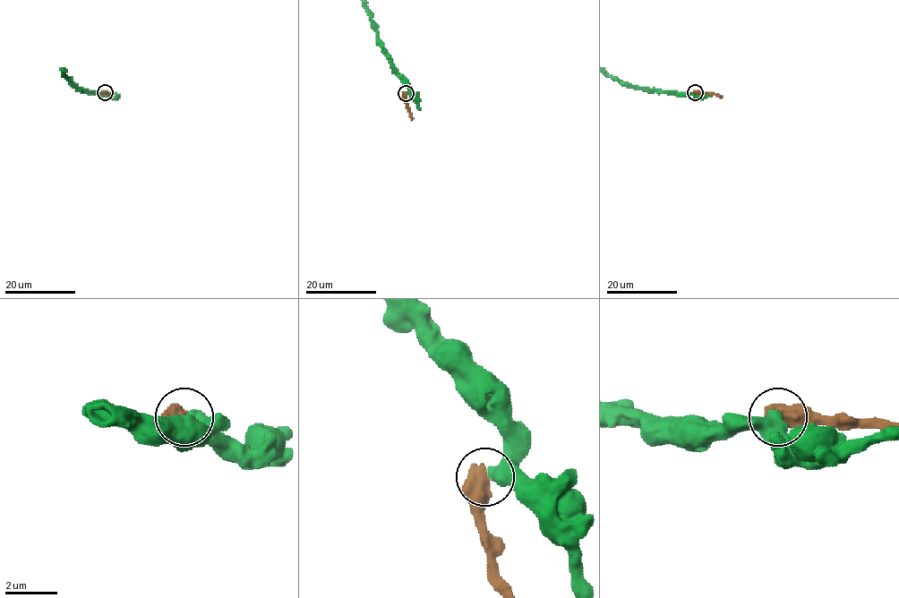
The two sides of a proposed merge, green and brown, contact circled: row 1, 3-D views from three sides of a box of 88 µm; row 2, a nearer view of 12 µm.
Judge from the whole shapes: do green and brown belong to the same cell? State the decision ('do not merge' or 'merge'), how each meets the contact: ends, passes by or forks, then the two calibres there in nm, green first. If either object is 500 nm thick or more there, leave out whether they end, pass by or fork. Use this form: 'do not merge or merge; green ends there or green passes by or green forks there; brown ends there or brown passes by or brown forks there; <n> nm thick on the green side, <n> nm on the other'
do not merge; 600 nm thick on the green side, 750 nm on the other

